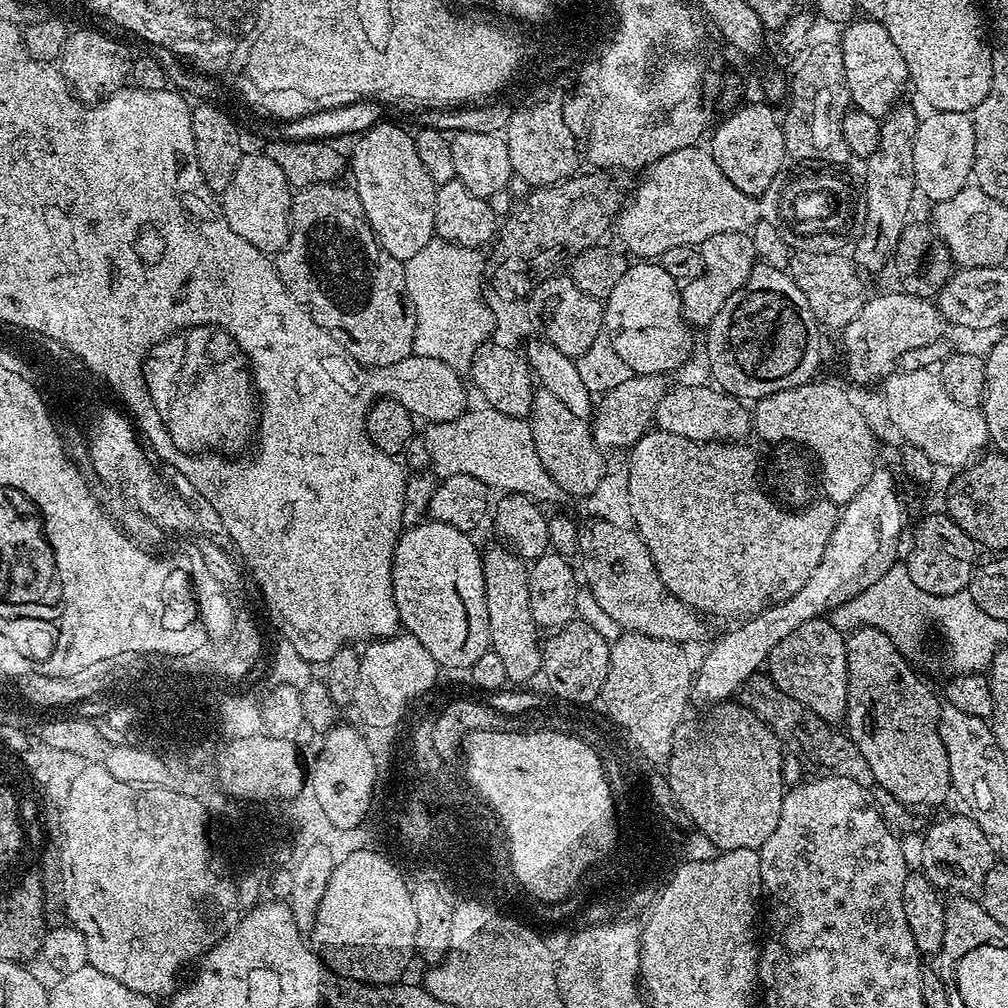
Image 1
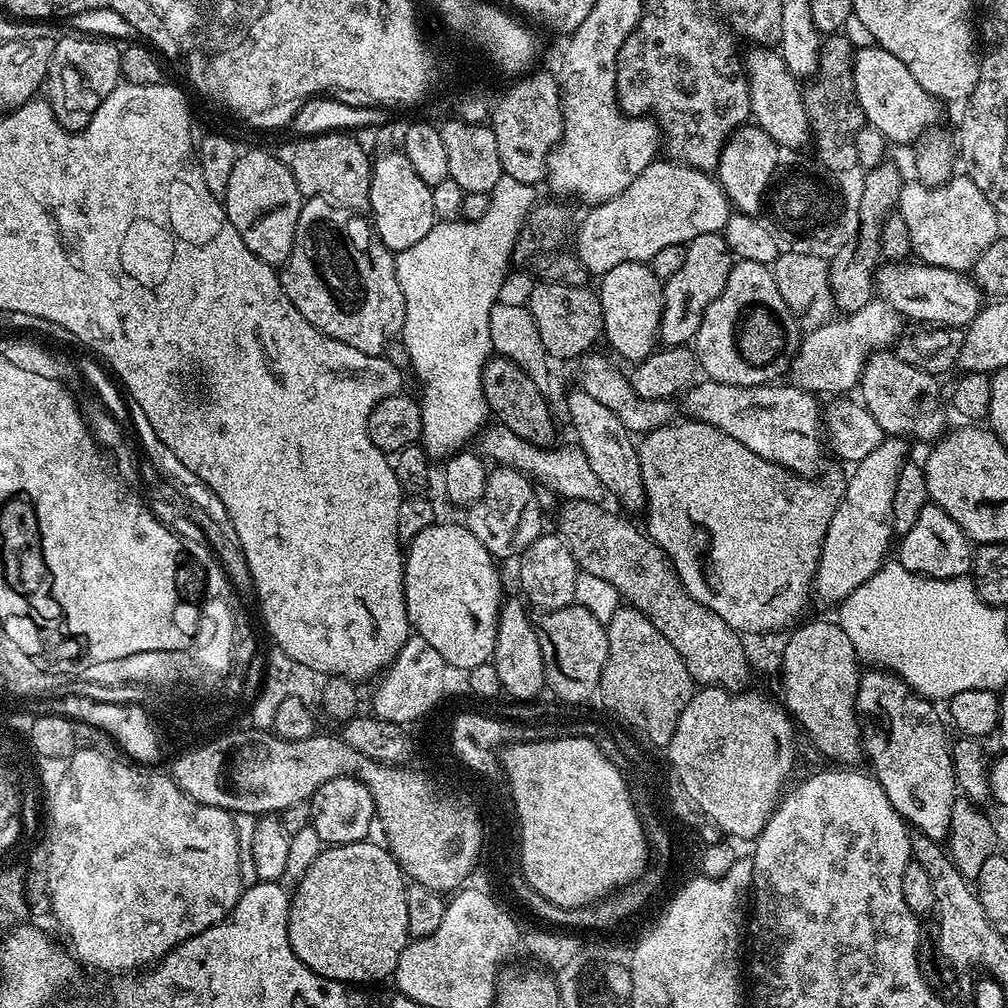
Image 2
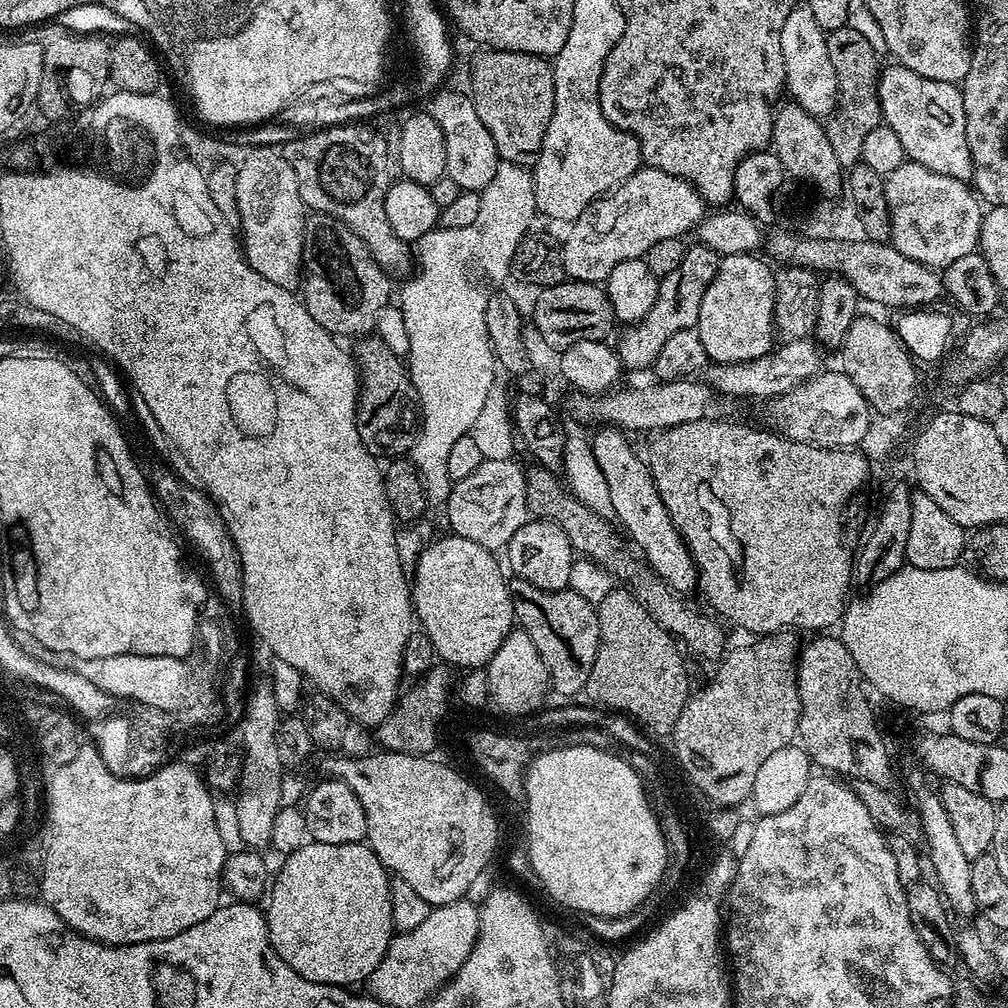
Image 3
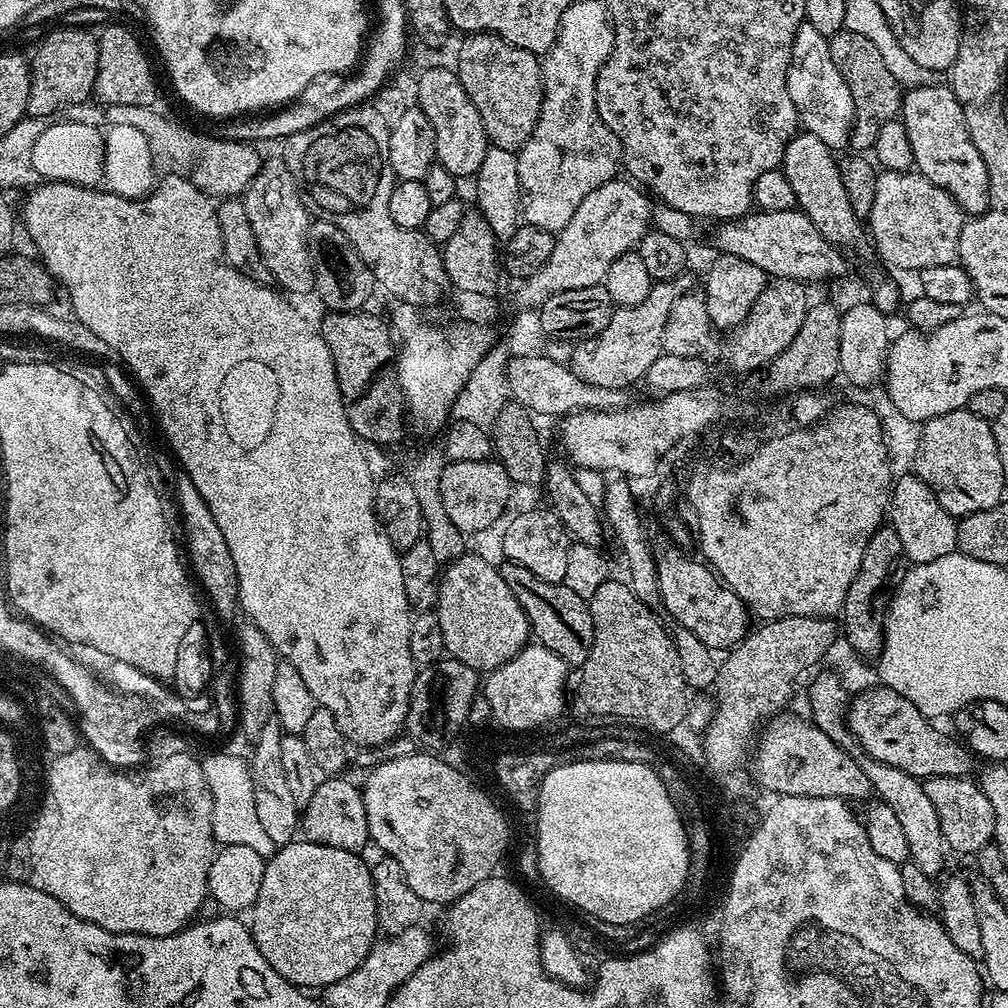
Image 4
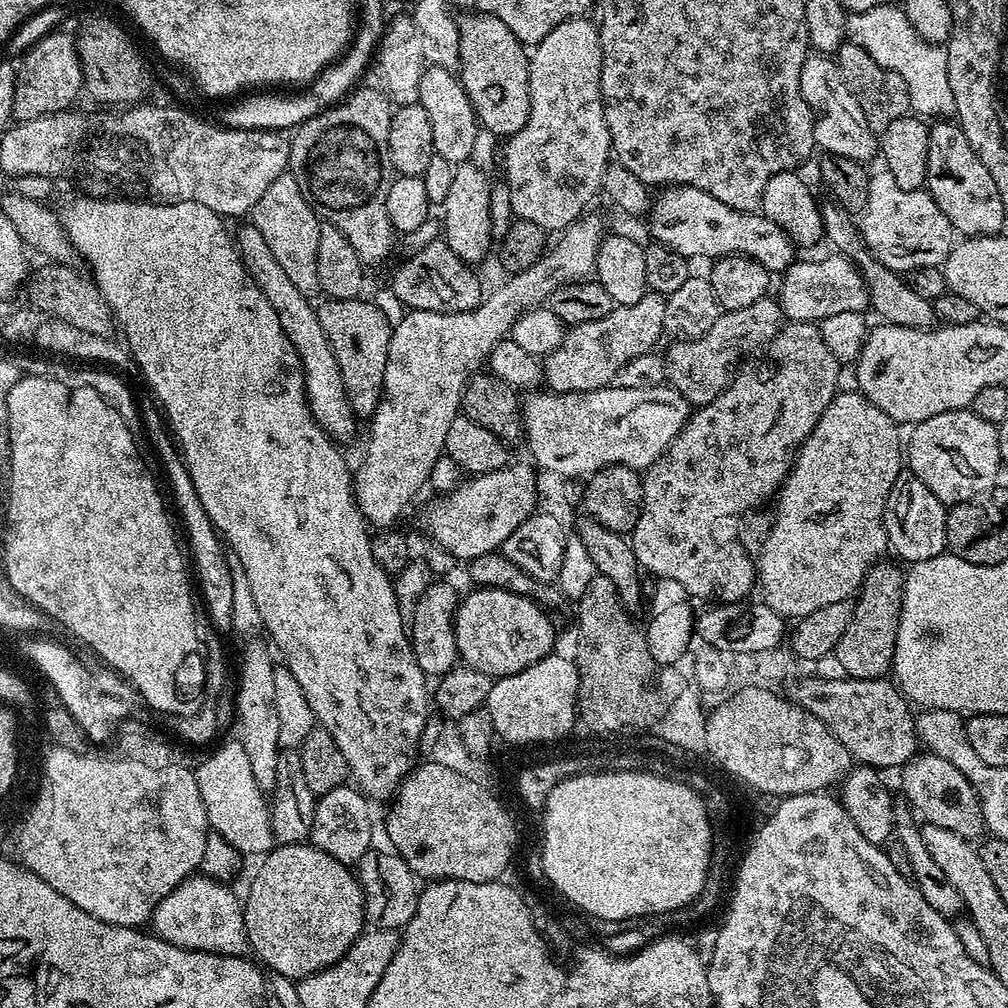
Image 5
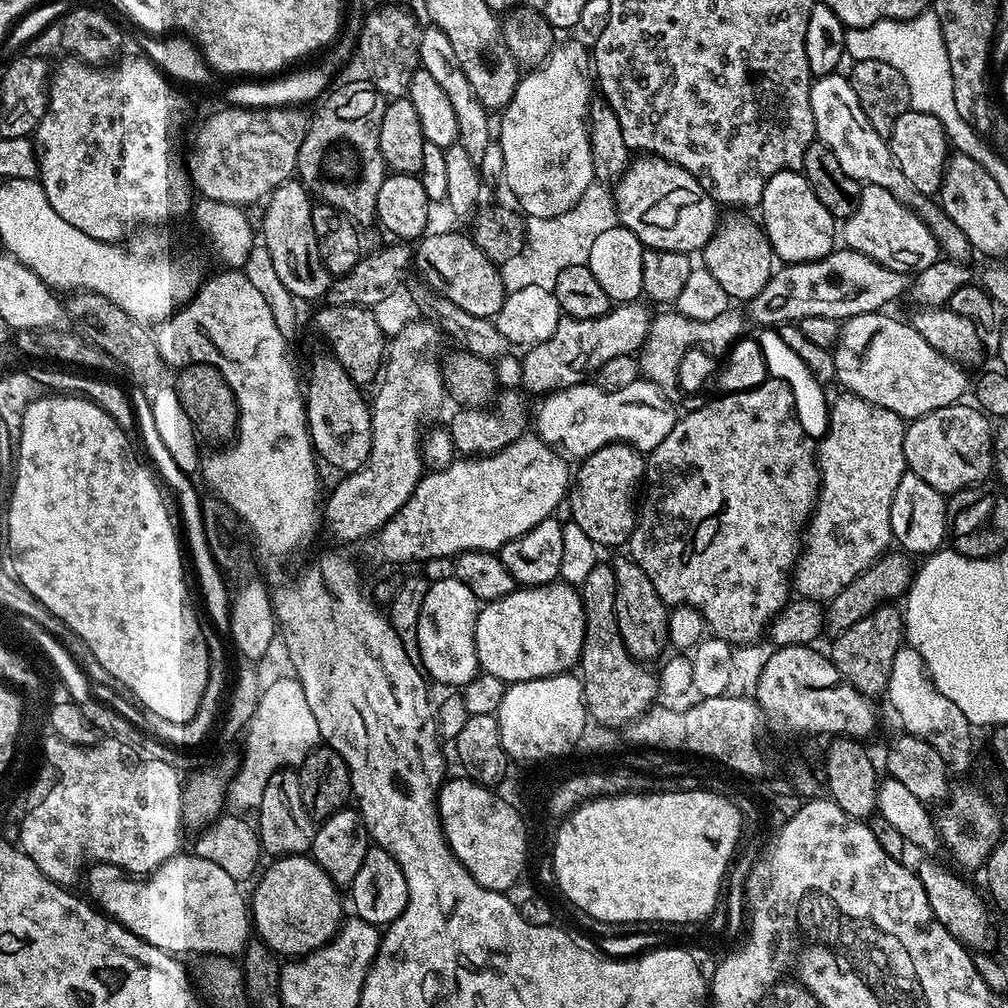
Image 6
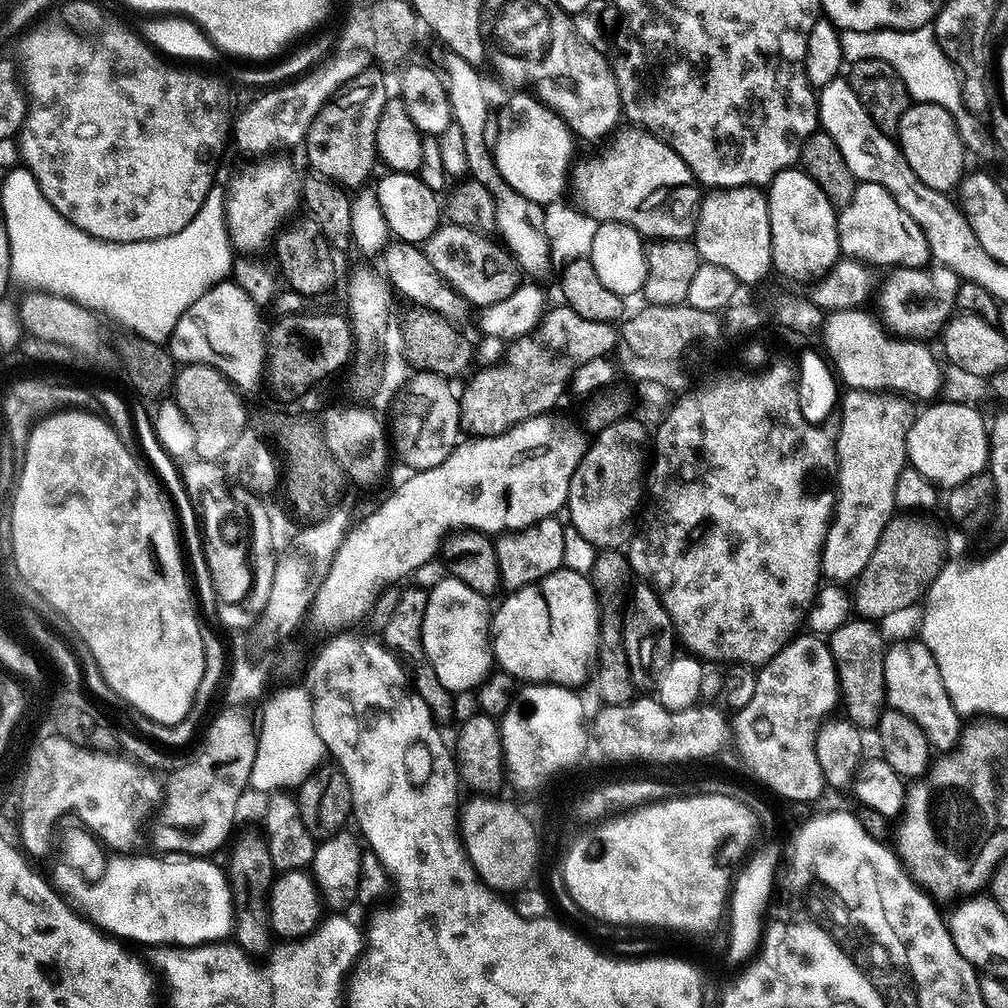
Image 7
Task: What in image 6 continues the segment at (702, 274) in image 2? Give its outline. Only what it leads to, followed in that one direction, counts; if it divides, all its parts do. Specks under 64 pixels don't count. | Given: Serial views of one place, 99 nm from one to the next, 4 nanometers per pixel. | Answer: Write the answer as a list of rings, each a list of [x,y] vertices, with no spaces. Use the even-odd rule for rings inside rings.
[[[624,302],[613,307],[597,320],[561,318],[558,330],[546,342],[531,345],[522,356],[523,383],[532,392],[547,394],[572,384],[583,384],[610,358],[639,353],[652,325],[653,313],[647,312],[640,302]]]

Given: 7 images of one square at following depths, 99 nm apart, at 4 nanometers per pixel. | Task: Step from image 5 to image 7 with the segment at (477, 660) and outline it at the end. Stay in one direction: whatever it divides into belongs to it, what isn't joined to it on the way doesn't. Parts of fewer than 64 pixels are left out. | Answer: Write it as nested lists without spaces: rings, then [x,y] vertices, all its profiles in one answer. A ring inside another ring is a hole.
[[[562,566],[557,572],[507,595],[492,616],[490,635],[495,663],[520,682],[560,684],[563,688],[575,689],[587,676],[589,679],[600,651],[600,603],[596,601],[591,579],[585,573]]]

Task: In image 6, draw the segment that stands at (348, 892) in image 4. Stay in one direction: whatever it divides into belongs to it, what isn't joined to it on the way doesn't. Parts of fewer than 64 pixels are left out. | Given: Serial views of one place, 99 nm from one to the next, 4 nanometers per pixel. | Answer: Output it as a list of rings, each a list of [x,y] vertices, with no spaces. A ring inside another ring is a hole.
[[[311,855],[281,856],[271,861],[272,865],[259,873],[260,881],[250,894],[251,927],[255,935],[273,954],[280,958],[299,958],[309,956],[324,944],[328,944],[336,935],[346,916],[346,904],[340,901],[341,889],[336,885],[326,870],[318,866]]]

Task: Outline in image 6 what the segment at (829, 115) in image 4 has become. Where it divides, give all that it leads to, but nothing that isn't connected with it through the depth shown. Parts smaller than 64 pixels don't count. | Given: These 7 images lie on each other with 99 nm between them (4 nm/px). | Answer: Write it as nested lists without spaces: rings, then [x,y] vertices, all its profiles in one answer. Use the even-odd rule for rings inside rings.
[[[833,74],[813,79],[810,110],[814,110],[816,140],[832,151],[834,158],[838,158],[842,170],[846,170],[850,178],[864,184],[877,184],[890,190],[890,194],[897,196],[927,222],[945,257],[957,262],[963,261],[963,256],[970,252],[970,245],[965,240],[962,230],[945,214],[933,197],[923,196],[918,190],[914,190],[914,186],[910,186],[910,181],[907,180],[906,174],[902,174],[887,139],[880,136],[878,130],[874,130],[874,126],[870,126],[870,118],[866,118],[862,106],[858,106],[858,94],[854,94],[851,79],[847,75],[840,75]]]

